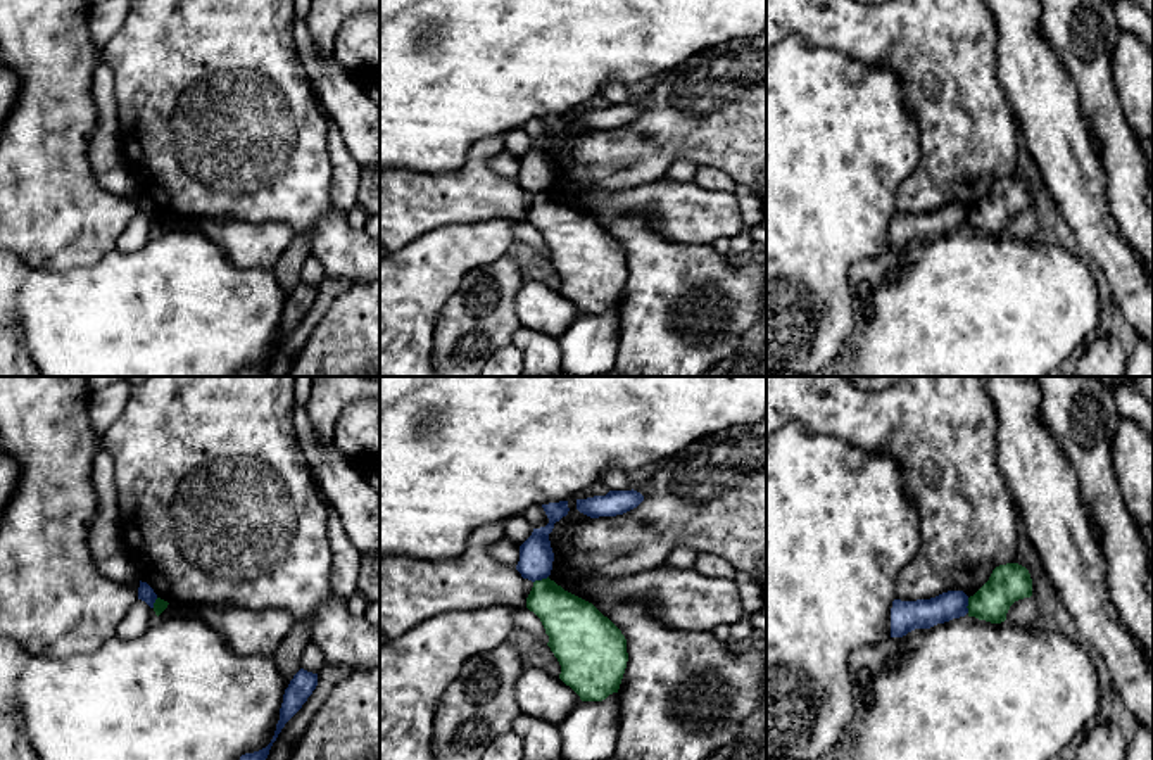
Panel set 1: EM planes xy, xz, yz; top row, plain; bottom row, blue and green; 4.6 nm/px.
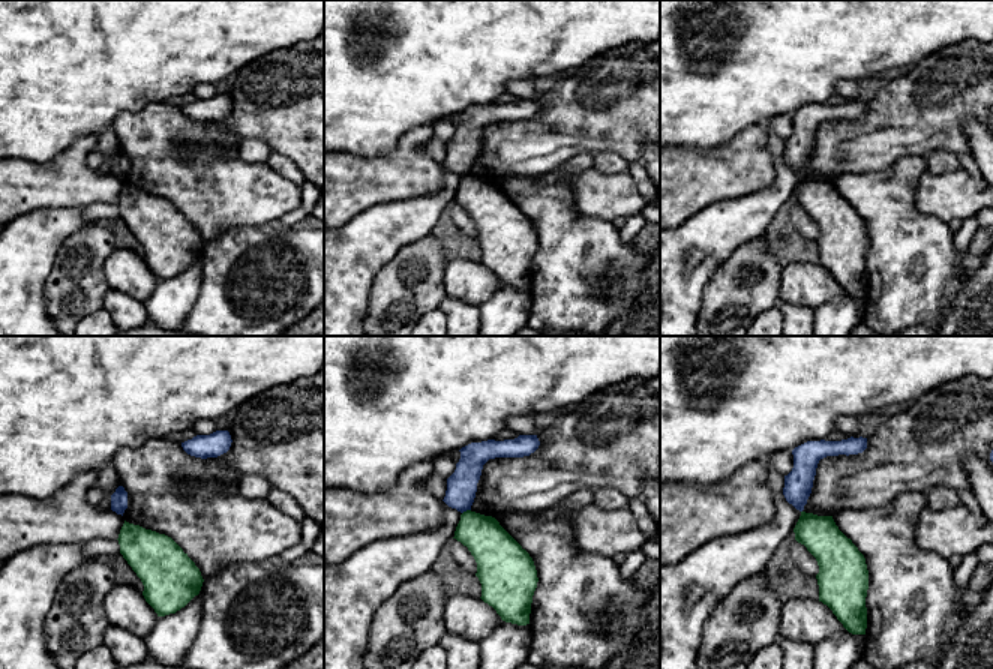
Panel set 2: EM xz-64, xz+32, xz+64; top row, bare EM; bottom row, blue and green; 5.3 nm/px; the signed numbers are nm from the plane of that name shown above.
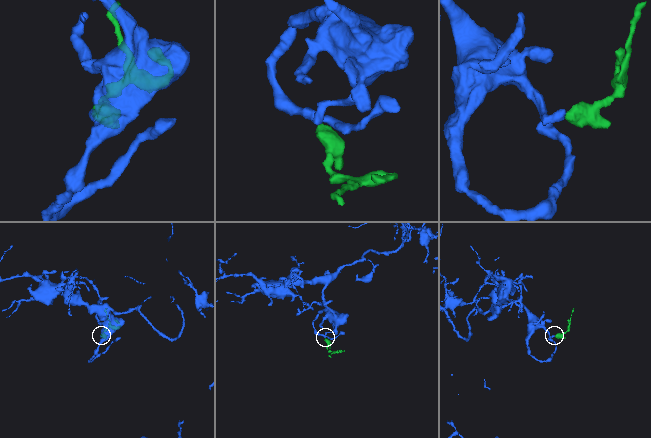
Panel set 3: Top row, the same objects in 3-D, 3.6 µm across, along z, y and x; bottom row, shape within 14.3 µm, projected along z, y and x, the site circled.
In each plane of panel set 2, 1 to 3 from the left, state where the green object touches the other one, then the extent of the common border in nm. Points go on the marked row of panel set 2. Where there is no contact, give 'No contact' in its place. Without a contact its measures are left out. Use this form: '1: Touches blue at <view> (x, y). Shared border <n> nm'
1: No contact
2: Touches blue at xz+32 (465, 510). Shared border 50 nm
3: No contact

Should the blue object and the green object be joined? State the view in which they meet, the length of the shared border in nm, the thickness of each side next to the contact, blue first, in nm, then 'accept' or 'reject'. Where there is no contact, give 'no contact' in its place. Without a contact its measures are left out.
xz | 80 nm | 160/240 nm | reject

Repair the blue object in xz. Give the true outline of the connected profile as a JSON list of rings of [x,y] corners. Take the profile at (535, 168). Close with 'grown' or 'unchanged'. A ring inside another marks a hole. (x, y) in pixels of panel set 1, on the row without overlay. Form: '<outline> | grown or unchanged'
[[[568,114],[542,117],[549,136],[540,142],[533,142],[532,149],[520,159],[520,174],[516,183],[523,192],[532,195],[547,192],[552,183],[554,166],[551,161],[549,147],[554,136],[568,128]]] | unchanged

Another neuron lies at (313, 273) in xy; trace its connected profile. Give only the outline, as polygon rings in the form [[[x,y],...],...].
[[[311,256],[302,266],[302,282],[319,288],[321,280],[324,278],[323,266]]]

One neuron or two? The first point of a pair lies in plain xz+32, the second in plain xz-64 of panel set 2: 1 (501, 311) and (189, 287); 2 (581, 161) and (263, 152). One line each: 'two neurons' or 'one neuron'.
1: one neuron
2: one neuron

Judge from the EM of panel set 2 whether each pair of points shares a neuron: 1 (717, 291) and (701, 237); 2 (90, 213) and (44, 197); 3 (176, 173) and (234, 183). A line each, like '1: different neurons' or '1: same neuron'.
1: different neurons
2: different neurons
3: same neuron

